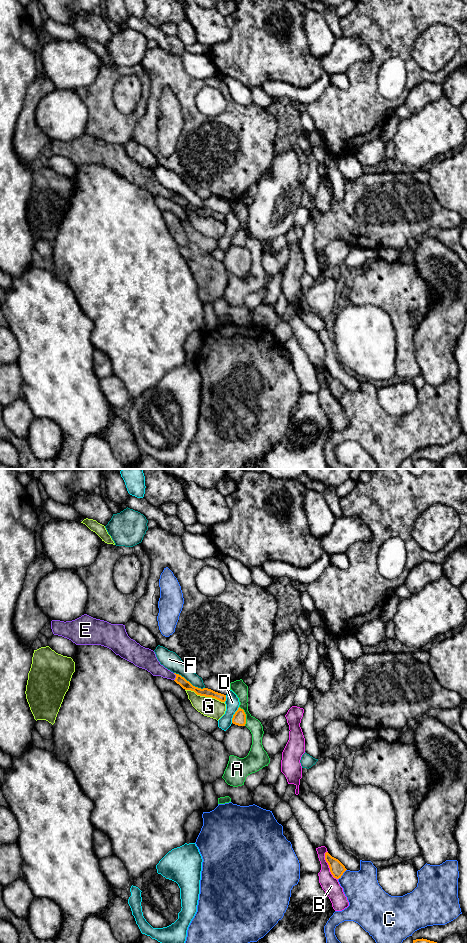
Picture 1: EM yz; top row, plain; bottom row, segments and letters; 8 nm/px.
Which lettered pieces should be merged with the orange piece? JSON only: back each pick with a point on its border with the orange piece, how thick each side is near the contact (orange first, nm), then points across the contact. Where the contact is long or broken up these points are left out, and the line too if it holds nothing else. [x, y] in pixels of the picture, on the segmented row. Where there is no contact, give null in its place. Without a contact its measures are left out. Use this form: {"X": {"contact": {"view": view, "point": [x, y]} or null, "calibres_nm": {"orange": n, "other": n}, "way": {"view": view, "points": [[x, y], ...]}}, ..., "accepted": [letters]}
{"E": {"contact": {"view": "yz", "point": [176, 677]}, "calibres_nm": {"orange": 70, "other": 140}, "way": {"view": "yz", "points": [[180, 680], [176, 677], [156, 669], [149, 662]]}}, "accepted": ["E"]}

